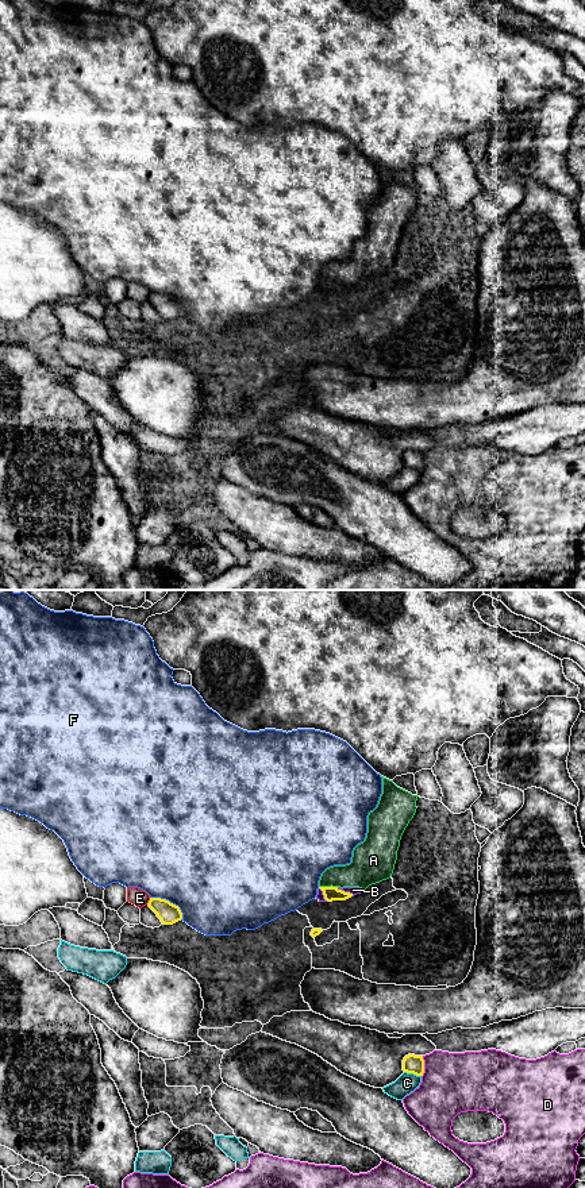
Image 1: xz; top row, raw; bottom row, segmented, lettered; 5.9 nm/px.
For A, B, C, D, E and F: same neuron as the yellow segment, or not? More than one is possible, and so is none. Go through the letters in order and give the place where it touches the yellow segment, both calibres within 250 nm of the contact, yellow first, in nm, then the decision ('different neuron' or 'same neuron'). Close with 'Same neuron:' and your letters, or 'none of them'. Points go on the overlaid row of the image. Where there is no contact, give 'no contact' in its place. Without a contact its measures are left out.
A: xz (327, 887) | 80/190 nm | different neuron
B: xz (343, 891) | 80/50 nm | different neuron
C: xz (412, 1072) | 110/120 nm | different neuron
D: xz (423, 1067) | 110/360 nm | different neuron
E: xz (149, 901) | 120/100 nm | different neuron
F: xz (169, 902) | 120/500 nm | different neuron
Same neuron: none of them

